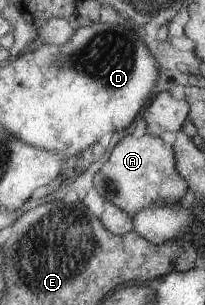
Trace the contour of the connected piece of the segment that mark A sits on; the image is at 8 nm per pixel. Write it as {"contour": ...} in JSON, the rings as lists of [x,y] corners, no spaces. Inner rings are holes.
{"contour":[[[147,132],[139,138],[125,135],[111,149],[101,168],[93,172],[92,187],[105,202],[110,202],[131,215],[152,205],[173,205],[187,191],[185,181],[177,174],[173,153],[171,145]]]}

